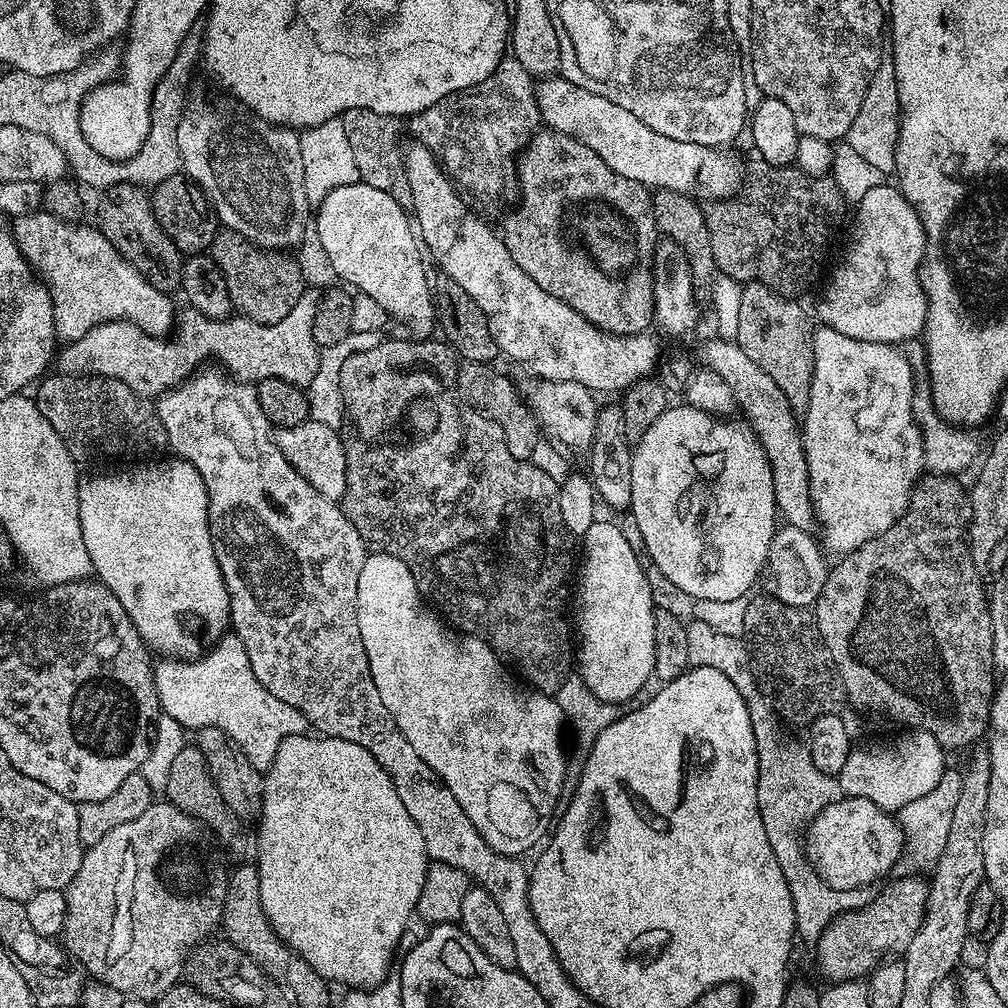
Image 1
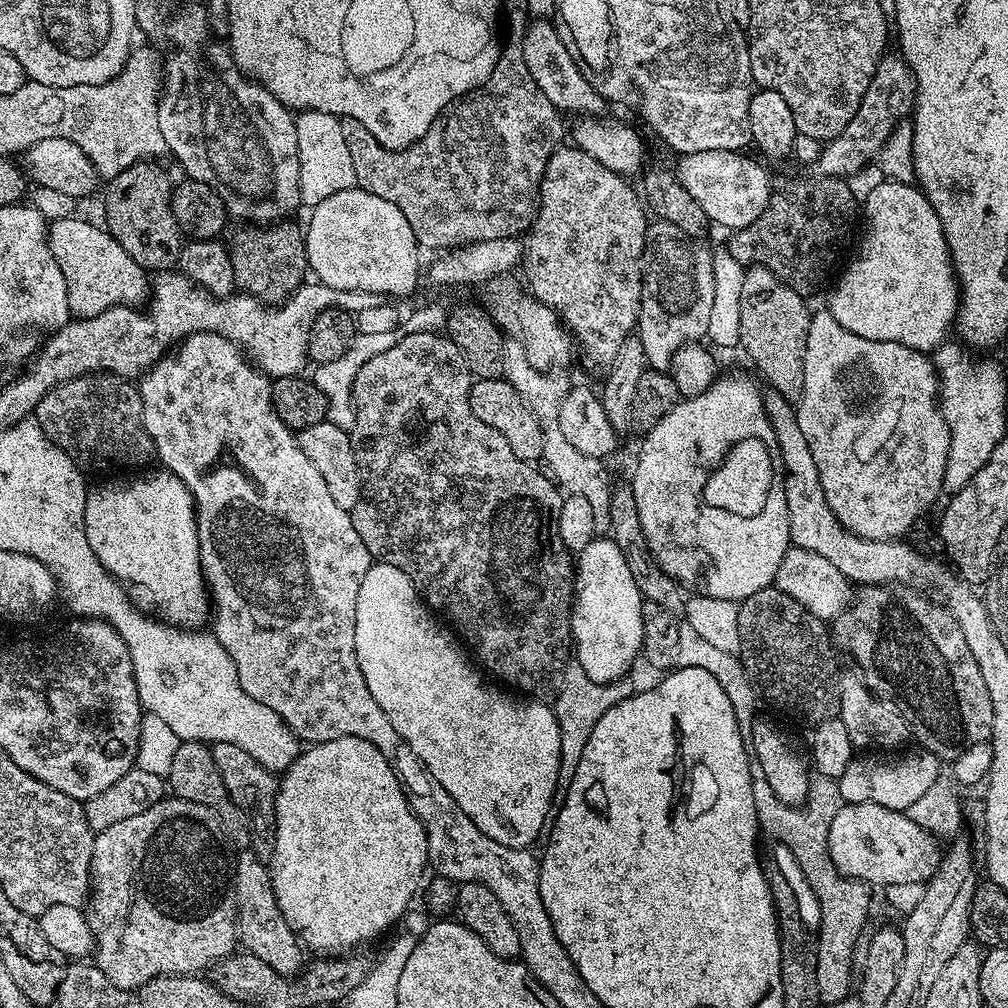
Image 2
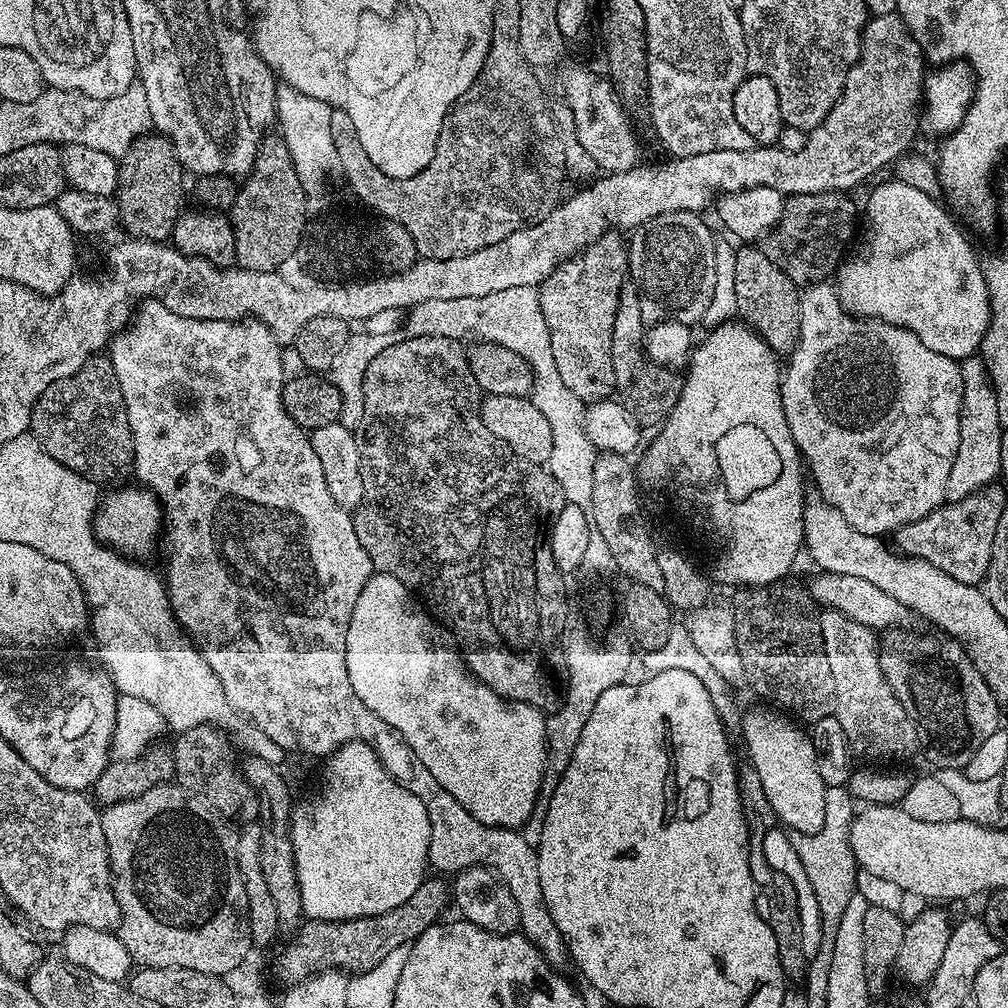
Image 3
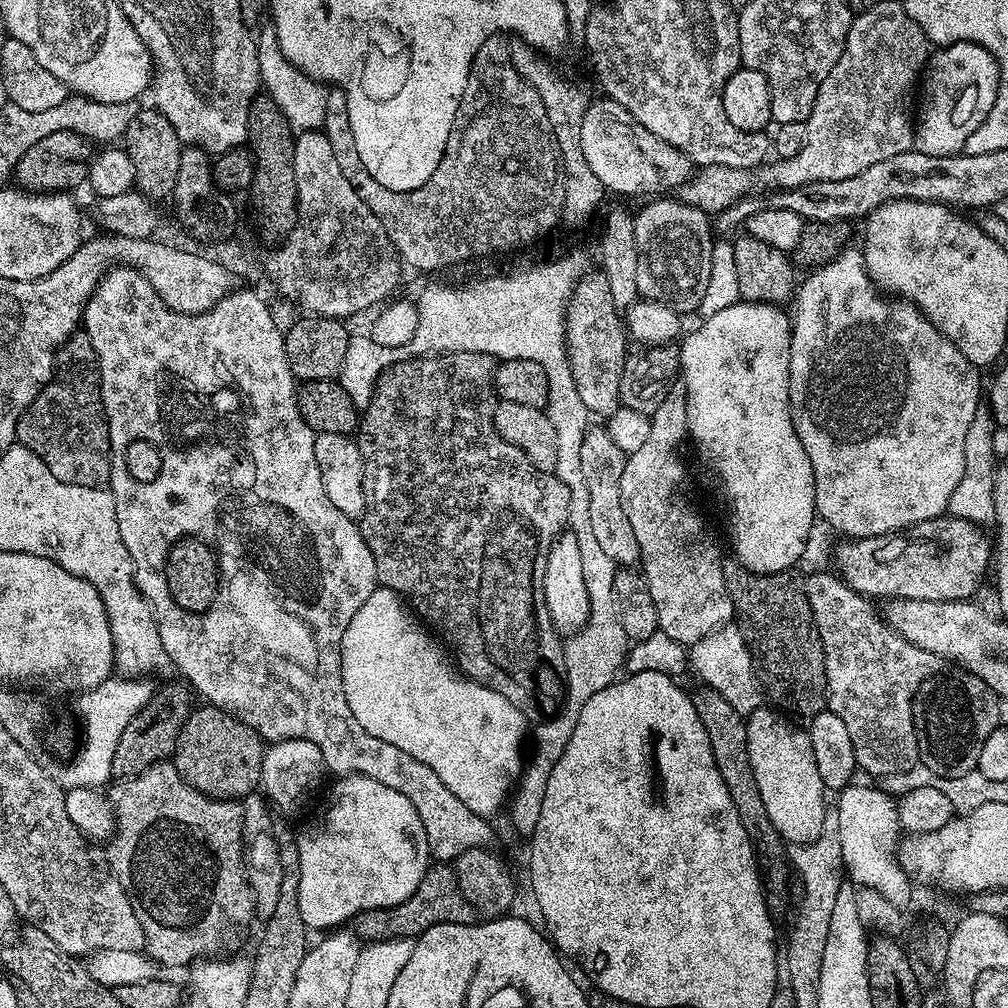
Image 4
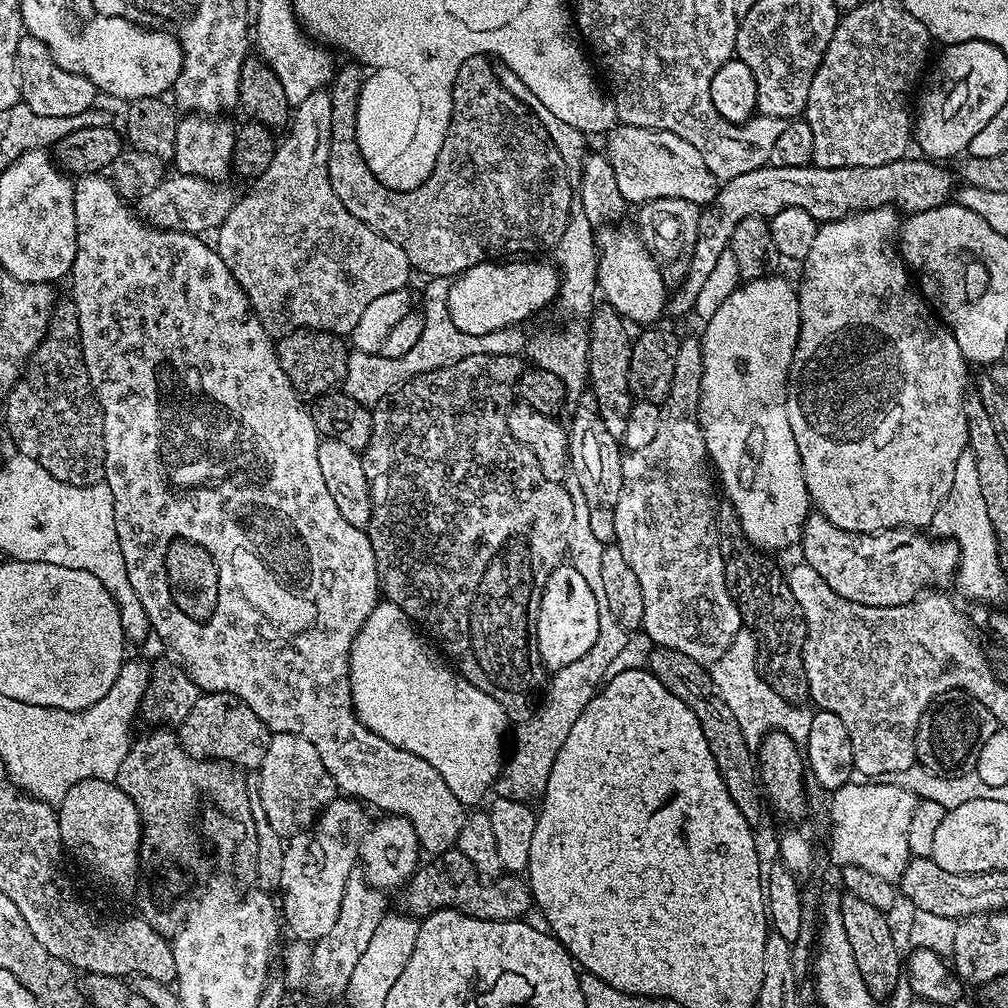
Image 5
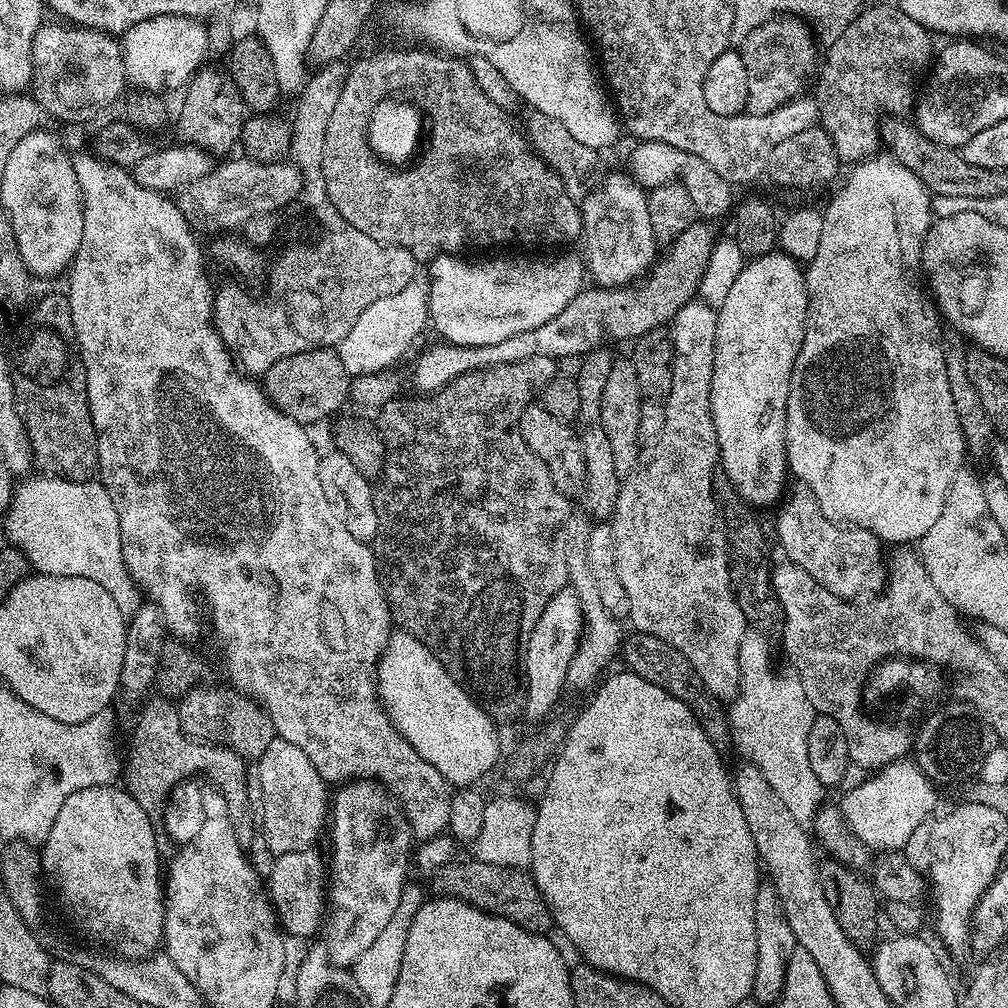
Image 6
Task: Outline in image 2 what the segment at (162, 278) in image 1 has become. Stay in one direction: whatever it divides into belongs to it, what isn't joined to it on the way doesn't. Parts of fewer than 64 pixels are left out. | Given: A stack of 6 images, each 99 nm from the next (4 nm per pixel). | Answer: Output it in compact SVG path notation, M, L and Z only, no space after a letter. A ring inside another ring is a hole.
M139 162L107 181L104 192L104 220L118 246L152 274L171 272L180 263L182 233L172 213L174 180L156 162Z

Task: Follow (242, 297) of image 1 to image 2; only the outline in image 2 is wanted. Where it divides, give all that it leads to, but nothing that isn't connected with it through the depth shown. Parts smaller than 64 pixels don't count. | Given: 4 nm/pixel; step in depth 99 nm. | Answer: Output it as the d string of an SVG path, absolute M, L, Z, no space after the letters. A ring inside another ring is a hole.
M240 222L235 226L237 228L229 227L227 229L226 247L230 258L230 266L234 266L237 289L243 295L252 296L269 306L284 303L301 284L305 283L304 272L309 271L308 257L310 252L309 249L304 249L303 234L292 225L292 222L276 222L271 226L253 226L248 222Z

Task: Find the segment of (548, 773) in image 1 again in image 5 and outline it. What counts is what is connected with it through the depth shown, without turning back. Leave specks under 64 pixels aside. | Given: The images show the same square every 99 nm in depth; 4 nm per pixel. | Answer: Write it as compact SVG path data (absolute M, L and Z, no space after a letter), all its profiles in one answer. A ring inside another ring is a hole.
M377 602L370 618L366 618L360 627L350 650L348 673L352 709L371 732L378 734L378 738L386 738L386 742L430 762L430 766L442 774L442 782L450 786L450 794L454 794L461 804L476 806L502 775L502 765L506 759L504 731L507 728L509 731L510 721L502 706L494 702L490 694L478 690L478 686L460 675L455 667L445 663L435 651L432 653L424 645L423 639L425 637L418 631L417 625L409 620L400 607Z

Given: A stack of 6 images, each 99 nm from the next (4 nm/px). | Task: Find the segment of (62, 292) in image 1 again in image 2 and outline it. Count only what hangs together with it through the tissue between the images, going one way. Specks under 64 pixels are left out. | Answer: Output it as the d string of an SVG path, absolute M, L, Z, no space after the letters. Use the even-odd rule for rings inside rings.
M76 216L53 220L48 224L48 245L58 270L66 278L68 311L73 317L97 316L114 306L140 306L150 296L150 276L99 223L91 224Z

